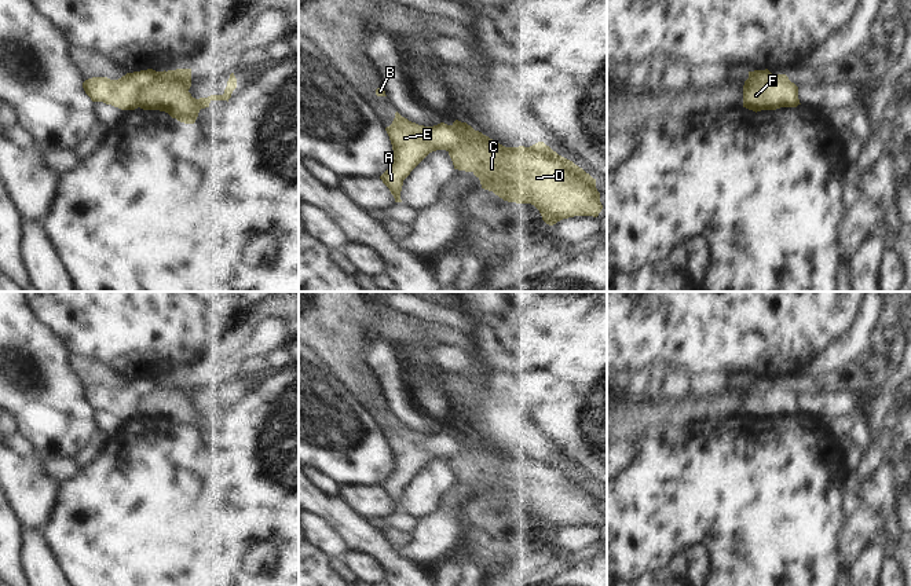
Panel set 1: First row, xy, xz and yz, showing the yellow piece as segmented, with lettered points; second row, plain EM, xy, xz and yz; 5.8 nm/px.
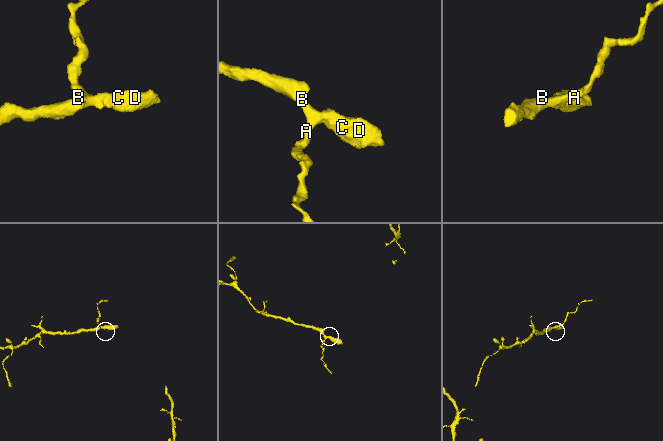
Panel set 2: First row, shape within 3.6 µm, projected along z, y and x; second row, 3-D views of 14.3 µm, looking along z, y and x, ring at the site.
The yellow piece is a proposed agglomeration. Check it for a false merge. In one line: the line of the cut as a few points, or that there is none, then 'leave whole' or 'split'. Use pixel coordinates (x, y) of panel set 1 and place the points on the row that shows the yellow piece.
xy (158, 72), (138, 92), (136, 106) | split

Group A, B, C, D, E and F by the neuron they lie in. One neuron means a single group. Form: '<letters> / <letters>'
A B E / C D F

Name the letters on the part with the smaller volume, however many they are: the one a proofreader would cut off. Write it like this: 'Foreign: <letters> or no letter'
Foreign: C, D, F

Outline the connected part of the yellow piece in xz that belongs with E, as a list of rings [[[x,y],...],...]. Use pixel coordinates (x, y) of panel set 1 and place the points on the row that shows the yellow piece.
[[[398,111],[385,131],[392,144],[394,162],[380,179],[389,188],[395,202],[402,202],[403,180],[429,153],[454,150],[461,139],[454,125],[440,122],[433,127],[424,127],[409,121]]]

